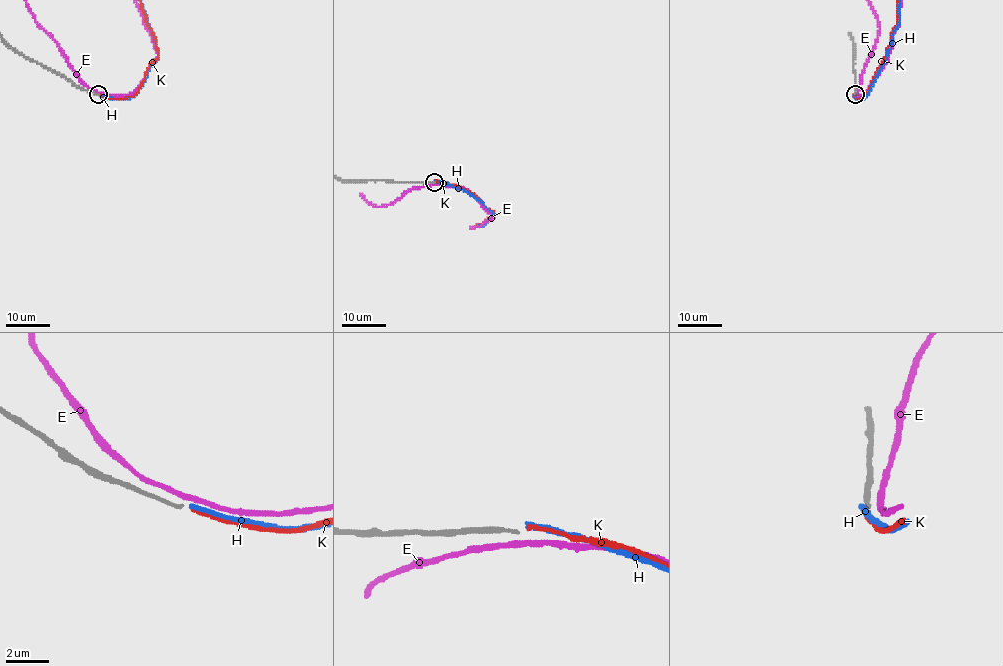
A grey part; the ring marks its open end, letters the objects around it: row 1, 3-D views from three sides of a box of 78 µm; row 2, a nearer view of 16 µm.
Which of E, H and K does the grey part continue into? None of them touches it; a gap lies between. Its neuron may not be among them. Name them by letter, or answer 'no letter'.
no letter

